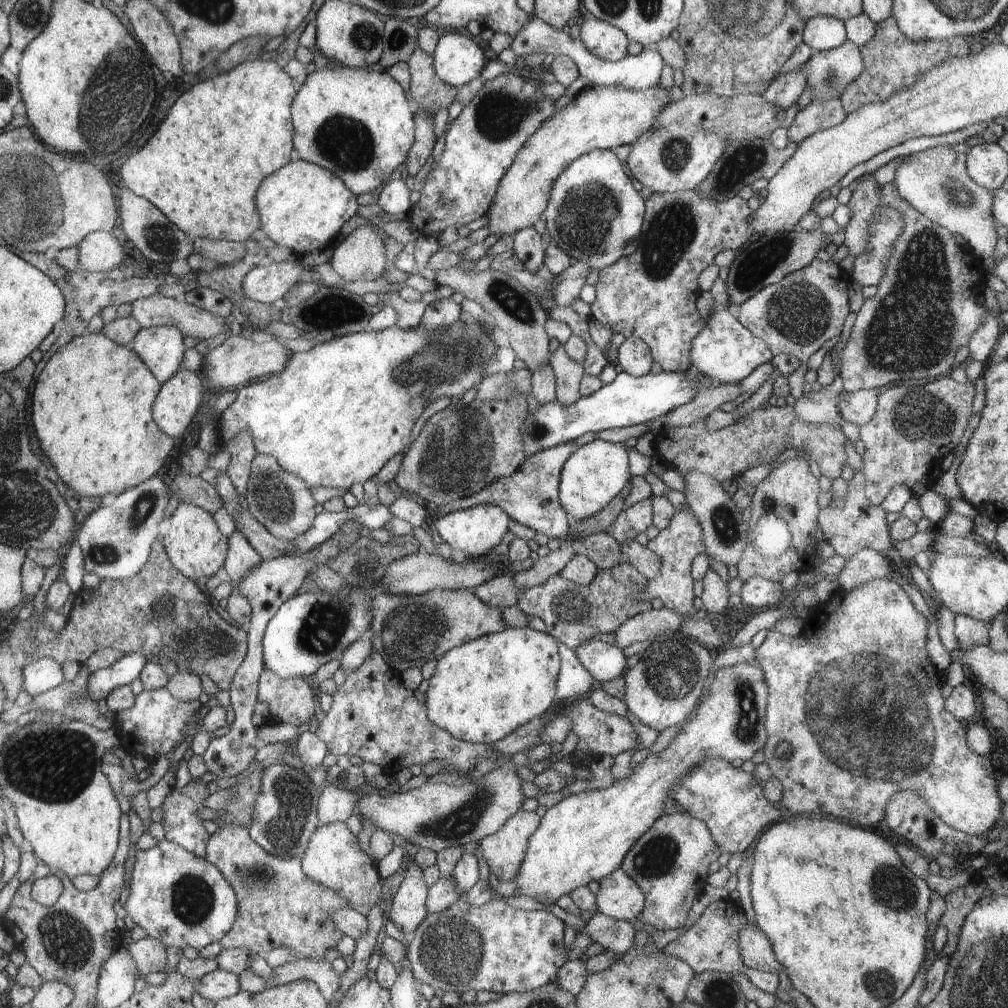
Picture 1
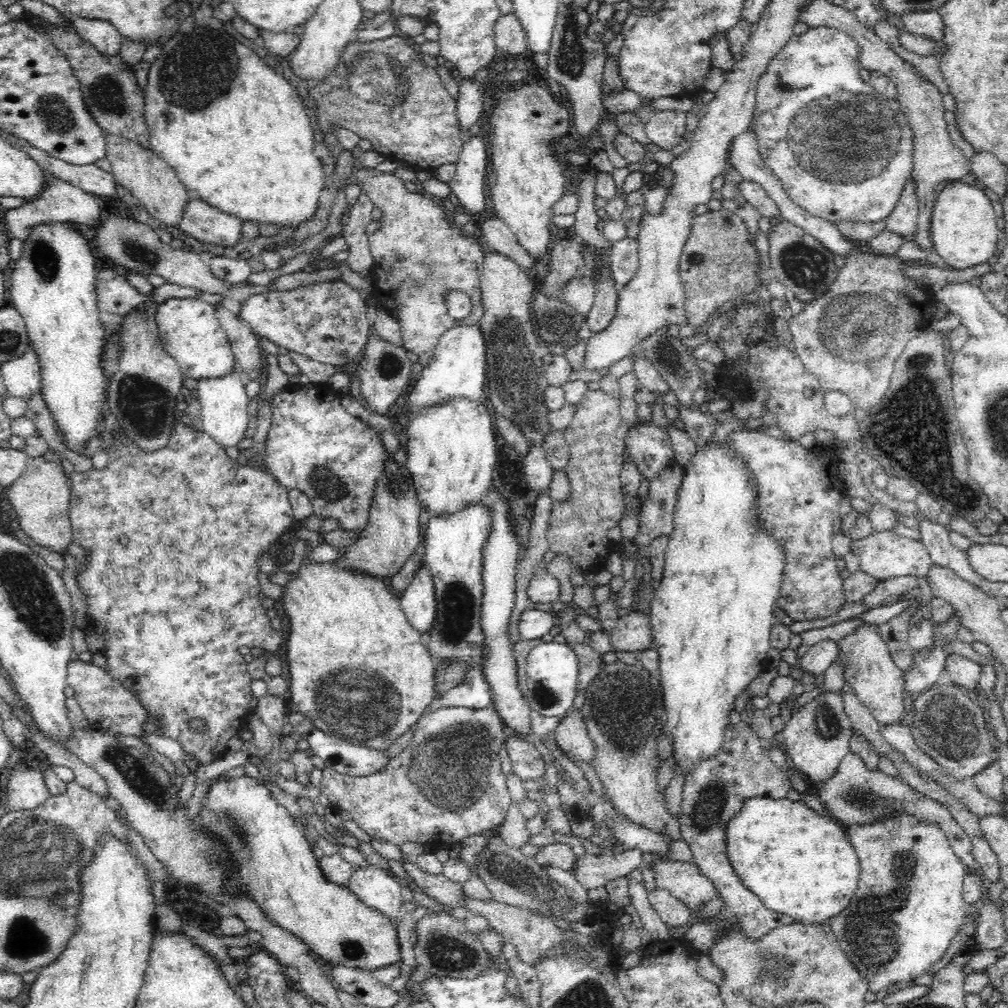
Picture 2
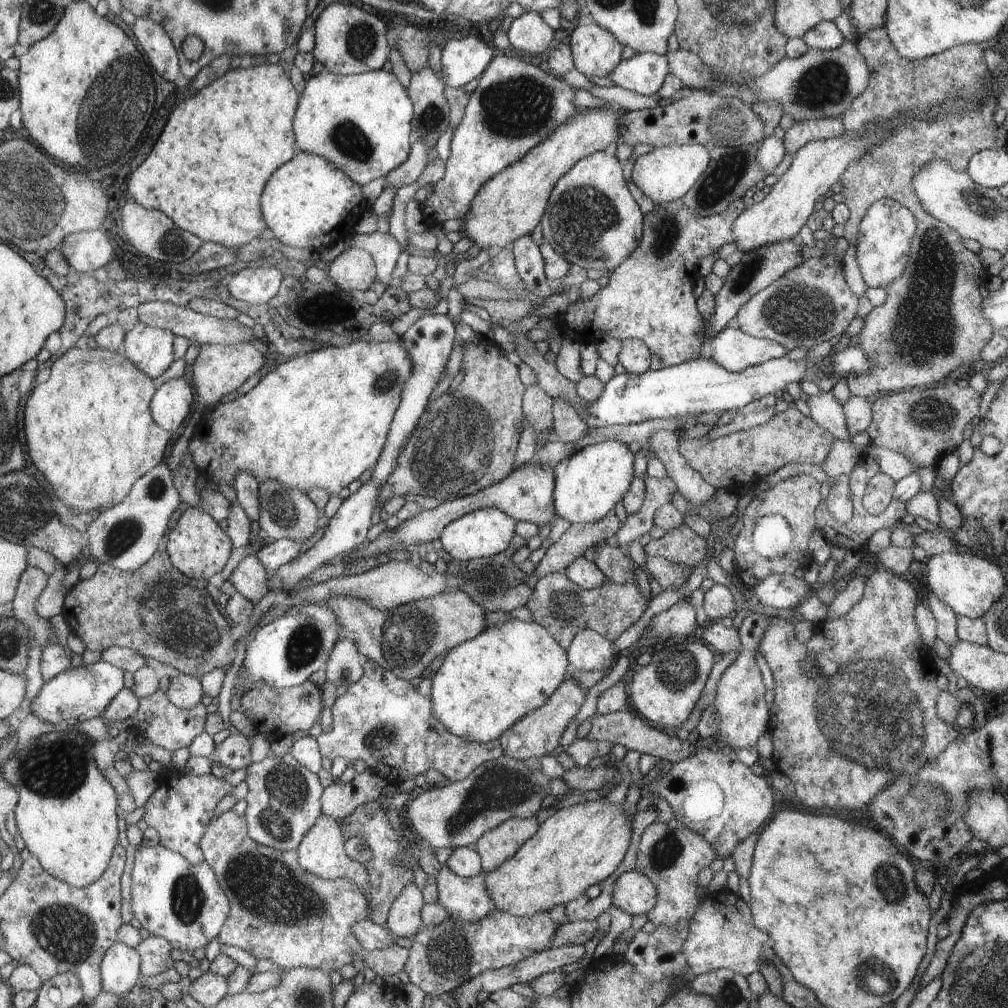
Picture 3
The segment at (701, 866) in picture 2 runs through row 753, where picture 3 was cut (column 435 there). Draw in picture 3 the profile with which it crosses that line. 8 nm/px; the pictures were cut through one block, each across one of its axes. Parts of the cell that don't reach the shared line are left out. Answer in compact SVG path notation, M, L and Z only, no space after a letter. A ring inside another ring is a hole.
M372 660L364 663L363 670L364 676L335 700L331 708L332 728L323 730L317 738L324 758L334 760L340 756L351 764L362 760L372 769L396 768L396 776L404 770L404 780L434 768L453 783L464 780L484 762L504 755L503 745L498 739L486 743L472 742L452 734L436 718L431 697L422 696L410 681L384 670Z

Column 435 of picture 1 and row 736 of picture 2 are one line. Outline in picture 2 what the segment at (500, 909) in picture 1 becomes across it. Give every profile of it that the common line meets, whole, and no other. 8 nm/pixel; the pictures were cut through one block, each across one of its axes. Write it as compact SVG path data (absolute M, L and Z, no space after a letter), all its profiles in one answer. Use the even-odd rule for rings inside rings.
M932 684L913 702L914 722L910 725L916 745L942 765L953 779L973 778L998 760L999 753L988 747L988 730L982 709L970 699L964 687Z

